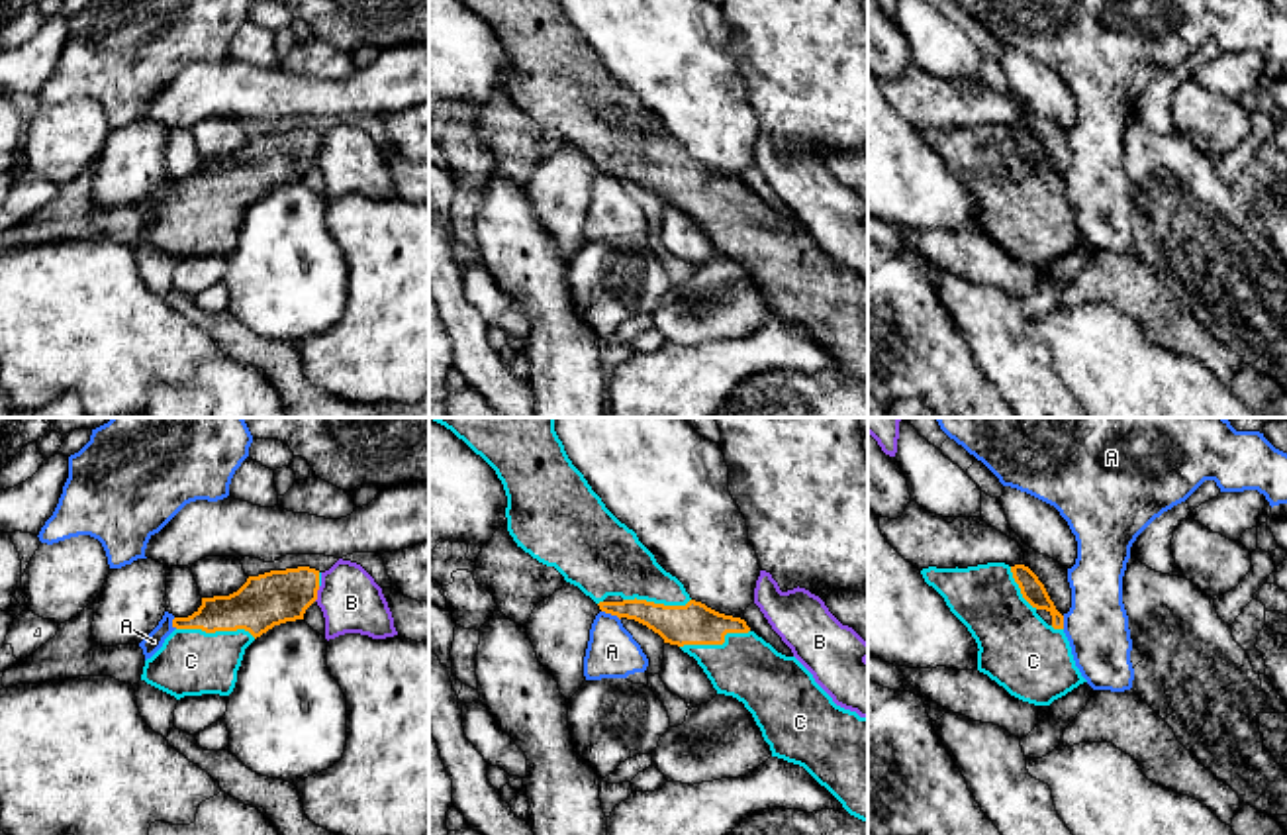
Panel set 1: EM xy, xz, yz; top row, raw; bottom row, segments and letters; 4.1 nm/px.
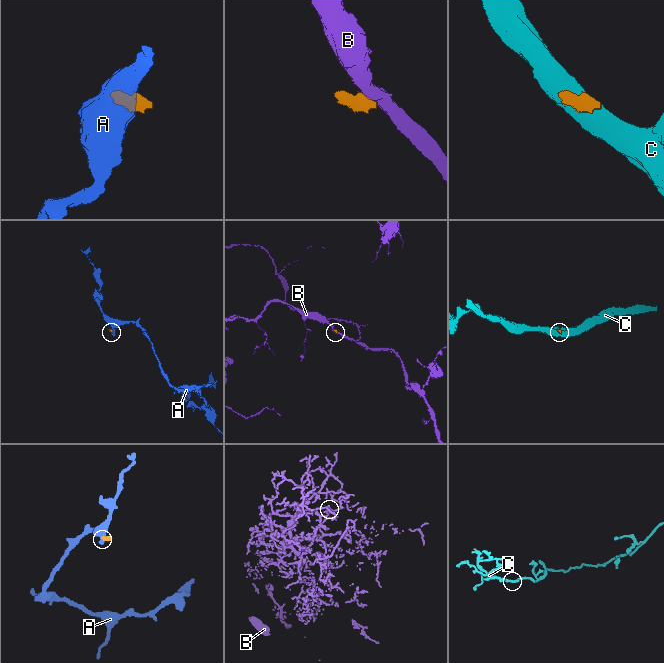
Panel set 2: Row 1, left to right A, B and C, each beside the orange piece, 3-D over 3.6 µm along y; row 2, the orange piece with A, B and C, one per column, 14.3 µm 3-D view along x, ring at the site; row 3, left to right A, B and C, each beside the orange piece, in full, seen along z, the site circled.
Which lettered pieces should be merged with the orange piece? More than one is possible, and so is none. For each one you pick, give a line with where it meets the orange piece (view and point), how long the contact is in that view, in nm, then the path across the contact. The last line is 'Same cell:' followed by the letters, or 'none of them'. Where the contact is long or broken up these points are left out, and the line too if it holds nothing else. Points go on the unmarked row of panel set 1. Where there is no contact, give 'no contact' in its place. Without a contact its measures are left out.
C: contact xy (216, 191); length 340 nm
Same cell: C

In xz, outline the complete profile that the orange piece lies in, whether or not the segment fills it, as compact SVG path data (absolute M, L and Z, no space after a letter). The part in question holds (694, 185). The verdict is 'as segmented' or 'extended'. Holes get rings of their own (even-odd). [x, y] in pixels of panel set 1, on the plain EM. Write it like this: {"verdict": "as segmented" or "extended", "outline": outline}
{"verdict": "extended", "outline": "M462 0L498 35L507 57L507 92L525 114L554 127L601 172L635 180L693 218L717 255L744 265L772 318L803 327L842 368L868 382L868 278L844 270L795 220L778 214L744 180L719 174L686 153L637 94L621 84L568 20L560 0Z"}

